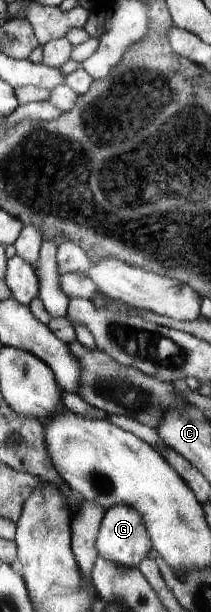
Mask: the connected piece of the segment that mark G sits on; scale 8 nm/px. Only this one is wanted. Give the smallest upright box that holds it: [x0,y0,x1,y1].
[96,503,154,568]

